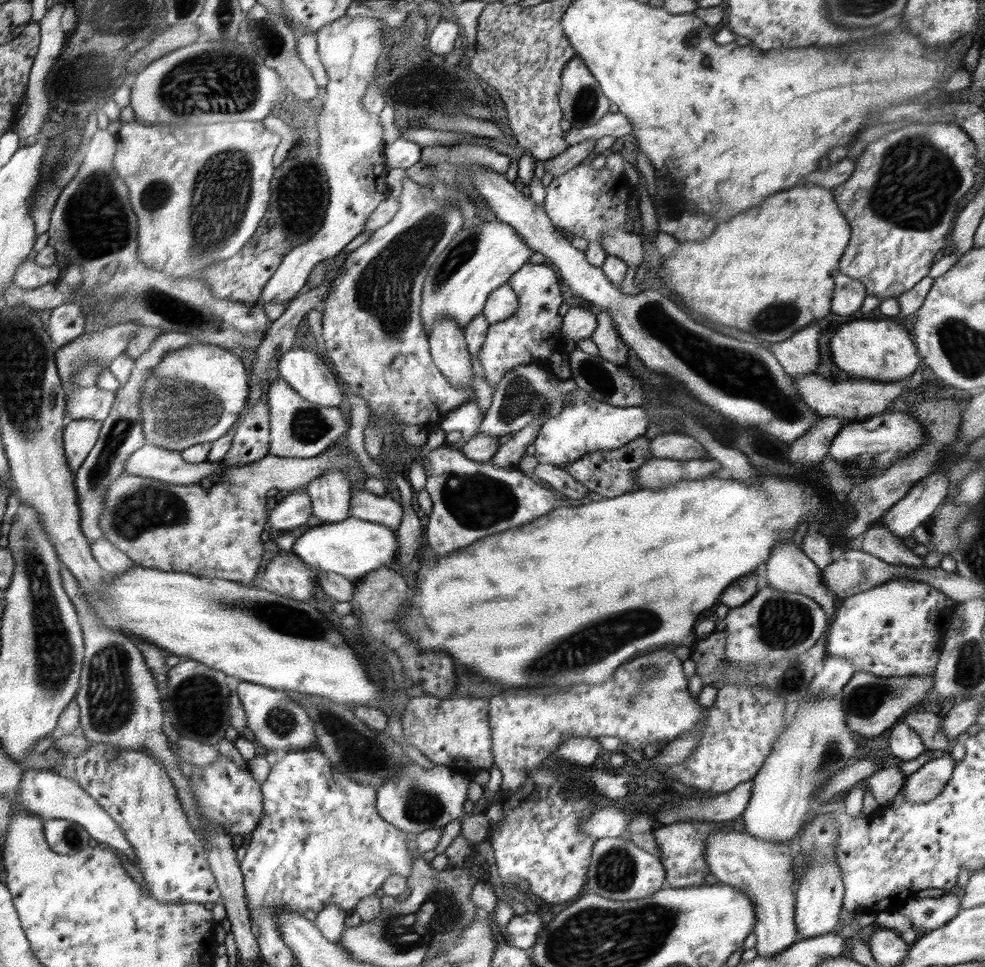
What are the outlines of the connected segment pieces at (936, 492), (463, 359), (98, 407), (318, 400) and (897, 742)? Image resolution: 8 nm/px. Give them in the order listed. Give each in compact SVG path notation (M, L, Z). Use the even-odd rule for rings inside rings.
M938 472L916 482L880 518L883 525L901 539L912 535L920 524L927 524L948 497L948 474Z
M439 318L428 332L430 356L448 383L457 388L471 390L472 364L462 326L453 318Z
M97 386L69 390L65 396L65 413L70 421L104 421L114 405L115 393Z
M295 347L290 349L280 358L277 374L304 401L319 407L342 404L342 386L336 382L336 376L328 365L314 352Z
M896 722L890 732L890 748L893 756L902 761L914 760L926 752L920 735L906 723Z

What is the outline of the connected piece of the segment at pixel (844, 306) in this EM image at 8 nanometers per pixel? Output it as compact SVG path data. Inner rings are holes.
M838 274L831 300L831 313L838 316L858 316L866 296L866 287L859 280L846 278L846 274Z

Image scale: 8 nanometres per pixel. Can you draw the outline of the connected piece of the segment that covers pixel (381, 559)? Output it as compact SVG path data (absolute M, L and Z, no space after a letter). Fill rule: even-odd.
M349 516L337 523L312 526L296 539L292 552L314 570L335 572L355 583L377 568L388 566L394 568L390 562L394 560L396 550L398 550L398 534L391 528Z

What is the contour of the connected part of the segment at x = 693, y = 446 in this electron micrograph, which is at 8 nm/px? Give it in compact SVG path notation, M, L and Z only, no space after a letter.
M664 432L650 441L653 458L696 460L707 457L706 449L695 438L682 432Z

